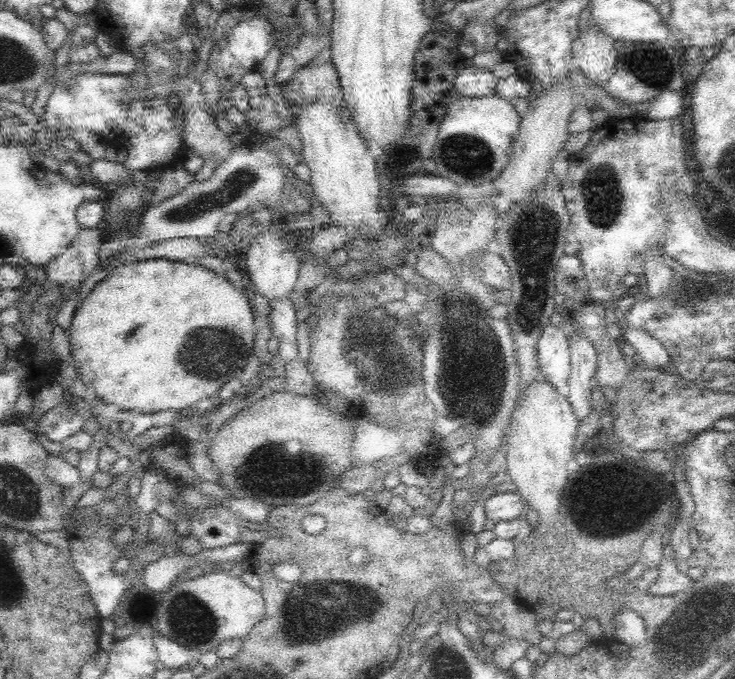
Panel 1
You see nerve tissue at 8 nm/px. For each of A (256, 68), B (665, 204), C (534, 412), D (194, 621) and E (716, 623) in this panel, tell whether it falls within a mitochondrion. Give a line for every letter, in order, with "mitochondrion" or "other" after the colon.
A: other
B: other
C: other
D: mitochondrion
E: mitochondrion

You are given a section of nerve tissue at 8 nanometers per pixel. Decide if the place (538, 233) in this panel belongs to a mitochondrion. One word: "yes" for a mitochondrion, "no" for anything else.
yes

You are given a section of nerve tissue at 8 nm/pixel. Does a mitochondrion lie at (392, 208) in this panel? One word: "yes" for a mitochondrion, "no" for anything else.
no

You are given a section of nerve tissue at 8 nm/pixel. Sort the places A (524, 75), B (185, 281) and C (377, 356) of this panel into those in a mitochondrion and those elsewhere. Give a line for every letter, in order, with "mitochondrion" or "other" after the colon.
A: other
B: other
C: mitochondrion

